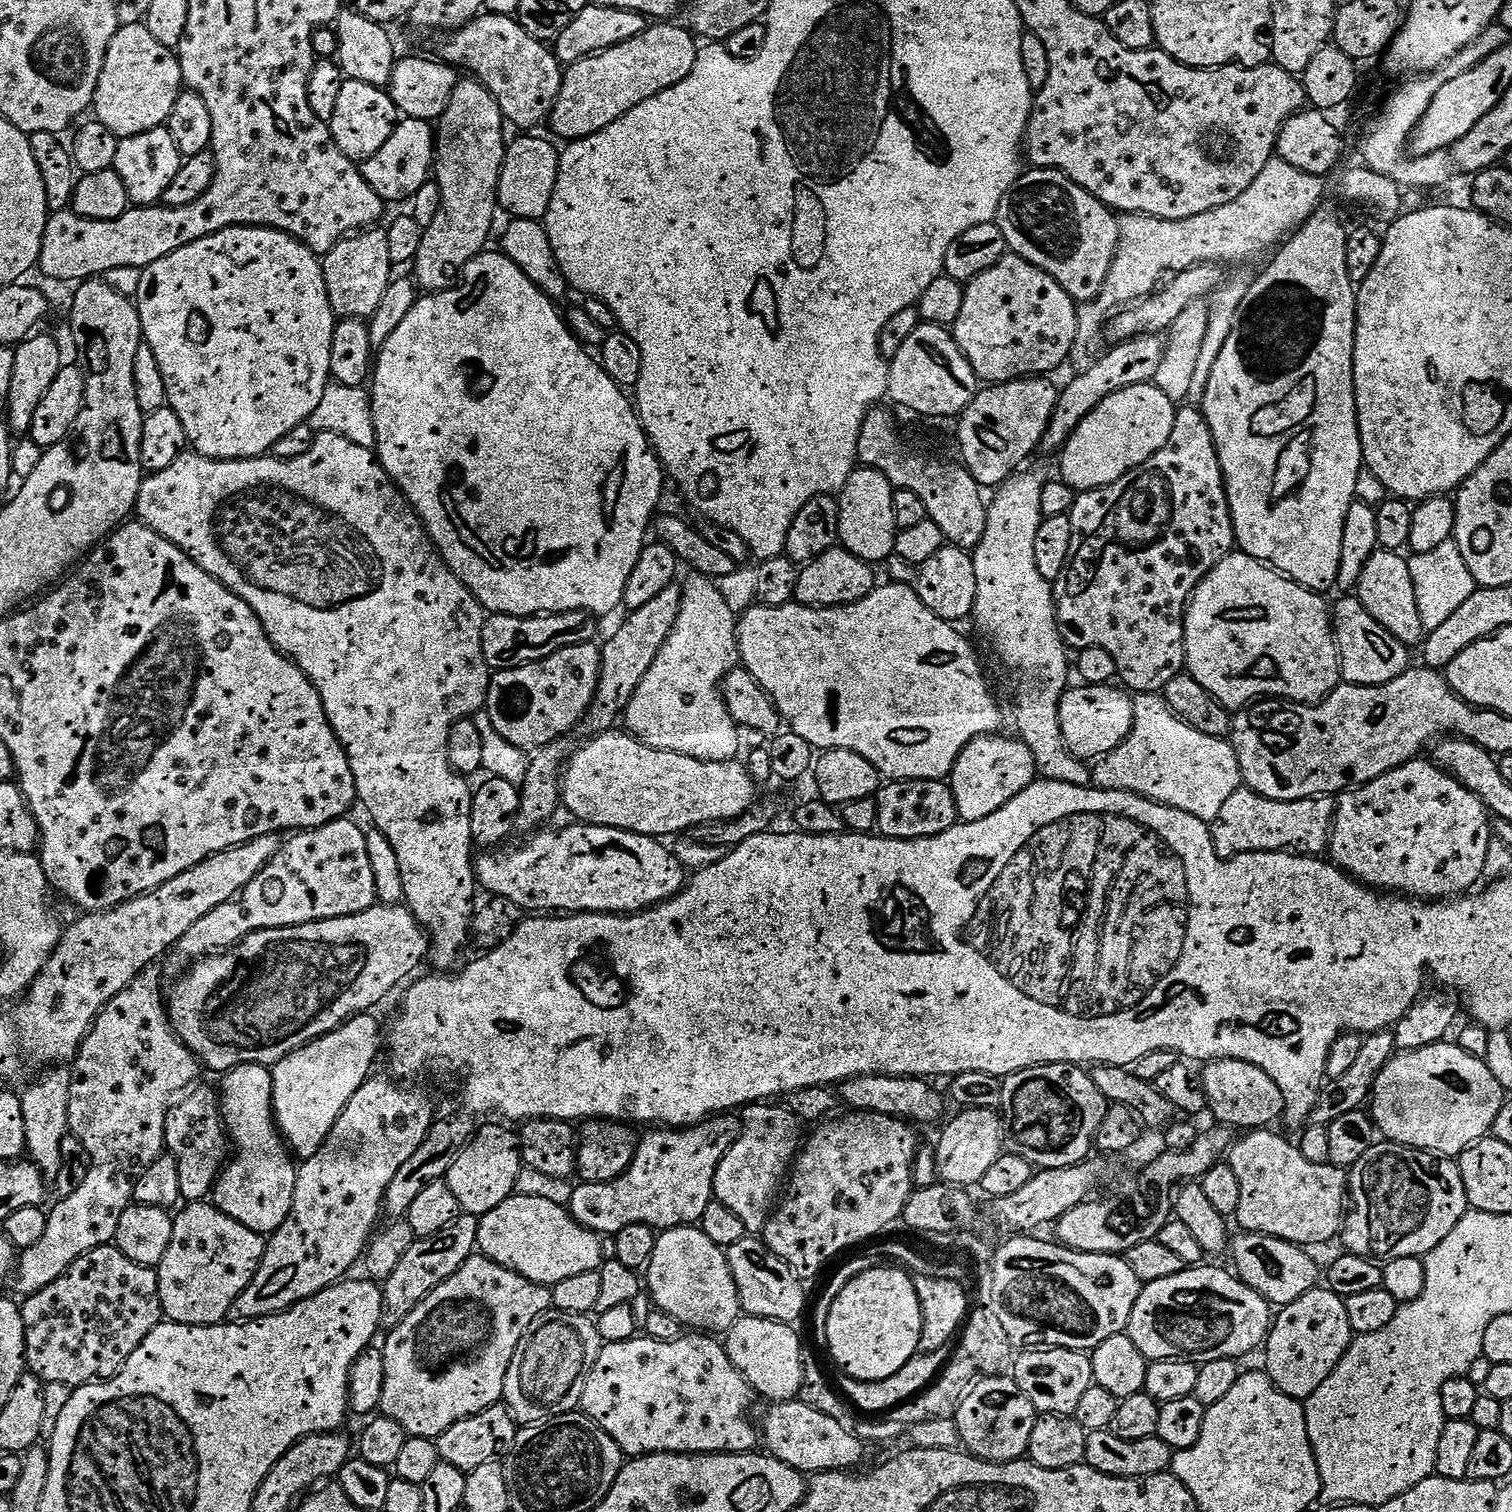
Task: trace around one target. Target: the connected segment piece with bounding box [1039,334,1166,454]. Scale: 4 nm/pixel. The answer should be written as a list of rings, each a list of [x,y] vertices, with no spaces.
[[[1163,335],[1136,336],[1132,340],[1113,343],[1111,347],[1108,354],[1097,364],[1092,365],[1085,372],[1078,373],[1065,388],[1062,388],[1052,420],[1048,424],[1048,433],[1039,446],[1041,453],[1059,453],[1072,431],[1082,422],[1082,418],[1089,416],[1098,406],[1098,402],[1110,398],[1110,394],[1118,390],[1126,390],[1130,386],[1155,381],[1156,371],[1162,364],[1165,354],[1166,340]]]

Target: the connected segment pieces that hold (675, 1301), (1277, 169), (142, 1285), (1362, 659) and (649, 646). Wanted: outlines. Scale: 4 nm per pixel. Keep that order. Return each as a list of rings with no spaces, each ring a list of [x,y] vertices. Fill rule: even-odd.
[[[695,1225],[665,1229],[657,1237],[653,1256],[646,1267],[646,1286],[657,1307],[668,1314],[673,1314],[683,1327],[690,1326],[692,1328],[689,1329],[704,1334],[726,1334],[742,1315],[737,1286],[734,1285],[734,1278],[730,1273],[727,1253]]]
[[[1274,158],[1262,166],[1262,174],[1234,198],[1234,202],[1226,202],[1226,206],[1218,206],[1218,210],[1206,210],[1206,214],[1198,214],[1194,218],[1185,220],[1160,220],[1156,216],[1141,216],[1139,214],[1124,214],[1119,217],[1120,245],[1116,247],[1116,257],[1110,266],[1110,274],[1106,274],[1106,282],[1096,299],[1079,305],[1076,317],[1078,318],[1077,345],[1092,344],[1099,336],[1103,337],[1109,319],[1131,305],[1134,300],[1132,290],[1138,290],[1148,282],[1148,264],[1150,250],[1166,250],[1168,262],[1173,268],[1189,268],[1195,264],[1218,264],[1228,266],[1239,260],[1248,260],[1267,248],[1275,249],[1293,231],[1300,228],[1312,217],[1313,212],[1325,203],[1325,177],[1306,174],[1298,170],[1298,166],[1290,166],[1290,162]]]
[[[115,1246],[95,1248],[90,1250],[90,1254],[82,1254],[82,1258],[78,1258],[78,1262],[74,1262],[74,1266],[70,1266],[70,1270],[66,1270],[66,1274],[62,1274],[62,1278],[58,1278],[58,1282],[50,1282],[50,1286],[46,1286],[46,1290],[38,1290],[23,1301],[20,1313],[24,1319],[24,1363],[27,1371],[43,1380],[45,1384],[65,1384],[67,1388],[73,1390],[80,1388],[83,1384],[108,1380],[112,1376],[118,1375],[122,1366],[130,1358],[130,1354],[134,1354],[134,1350],[138,1350],[138,1346],[142,1346],[142,1338],[146,1338],[146,1334],[150,1334],[150,1330],[154,1330],[154,1326],[162,1323],[160,1291],[156,1274],[156,1268],[147,1268],[138,1262],[130,1262],[130,1258],[126,1258],[126,1254],[122,1254]]]
[[[1348,594],[1345,600],[1340,600],[1331,609],[1330,615],[1334,621],[1336,651],[1340,654],[1340,675],[1343,683],[1374,686],[1385,684],[1398,678],[1410,667],[1408,660],[1409,645],[1398,642],[1386,626],[1382,626],[1362,606],[1355,595]]]
[[[676,586],[662,590],[662,594],[646,602],[646,606],[628,612],[625,620],[617,626],[616,633],[602,644],[600,681],[592,699],[592,707],[578,725],[578,732],[584,738],[599,736],[601,732],[611,732],[617,727],[618,721],[628,710],[630,698],[634,698],[634,690],[638,690],[638,686],[646,678],[646,670],[654,666],[654,658],[658,658],[666,638],[670,638],[674,631],[674,622],[680,613],[681,595],[681,589]]]

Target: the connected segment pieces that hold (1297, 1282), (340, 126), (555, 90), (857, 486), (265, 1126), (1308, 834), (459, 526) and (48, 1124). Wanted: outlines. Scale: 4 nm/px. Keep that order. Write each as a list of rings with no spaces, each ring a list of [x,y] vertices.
[[[1256,1232],[1233,1235],[1230,1240],[1230,1253],[1236,1263],[1235,1275],[1249,1284],[1258,1295],[1263,1296],[1273,1306],[1283,1306],[1294,1302],[1316,1288],[1322,1278],[1322,1270],[1307,1253],[1307,1249],[1273,1236],[1260,1236]]]
[[[345,79],[342,90],[339,91],[338,102],[335,103],[330,127],[338,150],[342,150],[346,158],[357,162],[374,158],[374,154],[378,154],[378,150],[386,146],[390,134],[394,134],[397,123],[396,103],[384,88],[375,88],[366,82]]]
[[[480,14],[469,19],[465,28],[457,27],[455,31],[447,37],[448,40],[441,46],[438,52],[439,59],[444,63],[455,66],[465,73],[471,74],[480,83],[490,90],[494,102],[502,110],[505,121],[512,124],[516,130],[536,130],[540,123],[547,121],[552,115],[554,106],[558,102],[558,94],[562,90],[564,81],[564,68],[556,53],[545,41],[531,36],[520,25],[519,19],[510,16],[494,16],[491,14]]]
[[[857,467],[838,499],[839,543],[842,547],[850,550],[850,554],[858,554],[858,558],[873,566],[879,565],[879,560],[891,557],[896,550],[898,529],[894,522],[894,489],[886,474],[873,468]]]
[[[243,1064],[223,1073],[221,1080],[224,1081],[218,1084],[220,1113],[237,1152],[236,1161],[233,1164],[231,1161],[221,1171],[210,1200],[227,1216],[242,1222],[242,1226],[261,1234],[271,1234],[286,1222],[294,1206],[298,1175],[297,1161],[276,1127],[272,1073],[263,1064]]]
[[[1247,786],[1223,804],[1218,818],[1211,821],[1214,850],[1224,860],[1233,860],[1247,852],[1282,852],[1295,850],[1300,854],[1320,854],[1329,847],[1332,820],[1336,816],[1336,800],[1317,796],[1310,800],[1271,800],[1259,796]]]
[[[485,250],[480,255],[475,256],[472,261],[464,268],[464,274],[460,277],[458,283],[449,288],[447,292],[434,292],[424,294],[417,299],[414,310],[406,314],[406,318],[398,325],[398,330],[386,338],[386,342],[378,350],[378,355],[374,360],[374,375],[370,380],[370,395],[372,398],[372,417],[374,418],[374,430],[376,431],[376,447],[374,449],[380,458],[380,465],[390,474],[392,481],[400,487],[404,497],[412,503],[412,509],[420,515],[420,520],[432,541],[436,544],[436,550],[440,553],[442,559],[448,563],[449,570],[457,576],[465,586],[478,598],[478,602],[489,613],[502,616],[542,616],[553,612],[590,612],[597,618],[603,618],[607,612],[618,609],[624,603],[626,594],[626,582],[630,582],[630,573],[634,570],[634,562],[638,562],[638,554],[642,554],[648,530],[653,527],[654,517],[658,510],[656,507],[660,504],[660,499],[664,496],[664,480],[666,484],[666,473],[664,465],[661,464],[659,456],[656,455],[656,449],[648,440],[644,428],[640,425],[639,415],[630,399],[629,393],[625,389],[619,388],[606,374],[603,364],[585,345],[581,344],[575,334],[568,326],[568,321],[559,312],[554,301],[546,295],[537,285],[534,284],[523,273],[518,265],[500,250]]]
[[[56,1066],[41,1076],[44,1077],[37,1084],[30,1085],[20,1096],[22,1114],[26,1118],[26,1152],[45,1178],[55,1178],[62,1170],[64,1139],[70,1134],[68,1115],[72,1074],[67,1067]]]

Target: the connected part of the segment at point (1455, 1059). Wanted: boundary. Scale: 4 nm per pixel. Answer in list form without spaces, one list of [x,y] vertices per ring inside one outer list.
[[[1441,1042],[1425,1048],[1401,1051],[1374,1077],[1370,1097],[1370,1115],[1376,1122],[1379,1135],[1393,1144],[1405,1144],[1407,1148],[1422,1148],[1437,1156],[1459,1157],[1471,1144],[1485,1139],[1498,1118],[1506,1099],[1506,1090],[1490,1074],[1484,1060],[1466,1054],[1459,1043]]]

